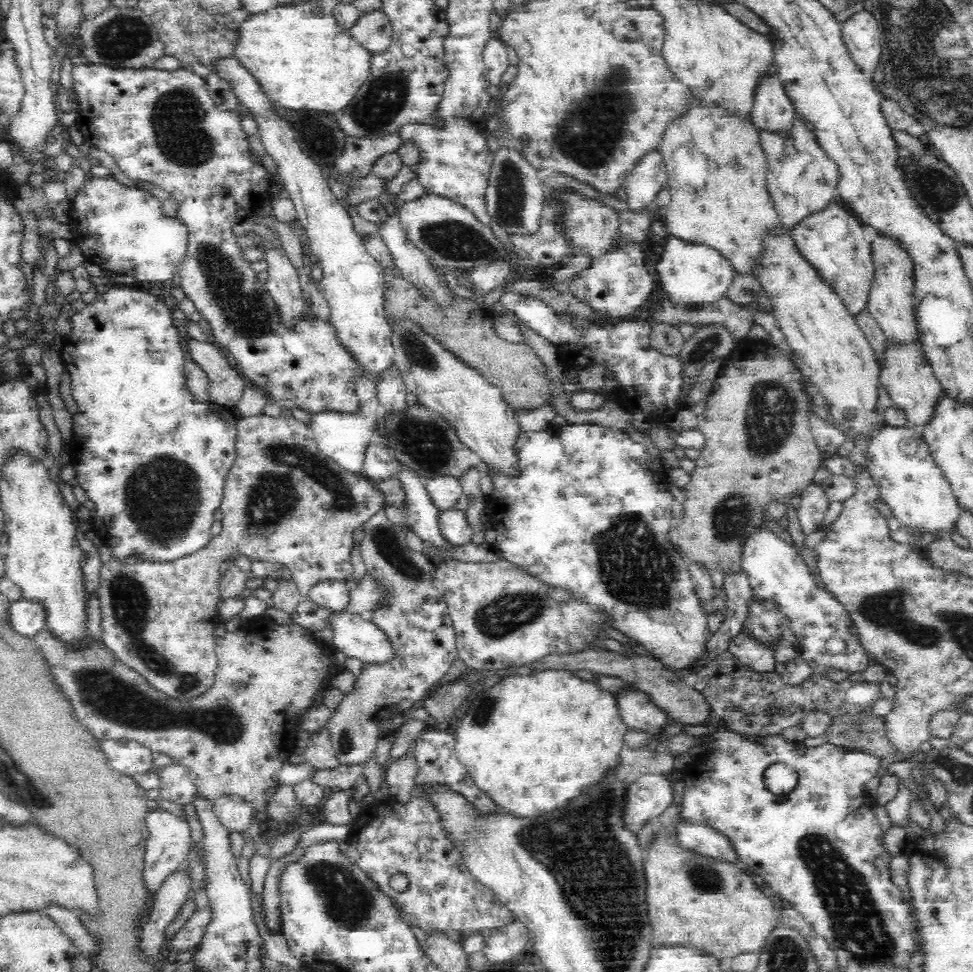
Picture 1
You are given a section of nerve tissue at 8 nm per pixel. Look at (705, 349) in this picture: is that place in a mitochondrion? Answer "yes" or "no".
yes

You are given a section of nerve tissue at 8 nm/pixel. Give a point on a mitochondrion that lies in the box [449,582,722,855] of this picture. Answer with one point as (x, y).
(496, 619)

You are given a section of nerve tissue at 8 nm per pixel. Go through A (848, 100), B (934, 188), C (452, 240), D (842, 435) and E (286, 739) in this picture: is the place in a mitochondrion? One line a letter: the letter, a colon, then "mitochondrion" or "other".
A: other
B: mitochondrion
C: mitochondrion
D: other
E: other

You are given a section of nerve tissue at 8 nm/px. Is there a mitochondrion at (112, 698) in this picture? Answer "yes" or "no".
yes

